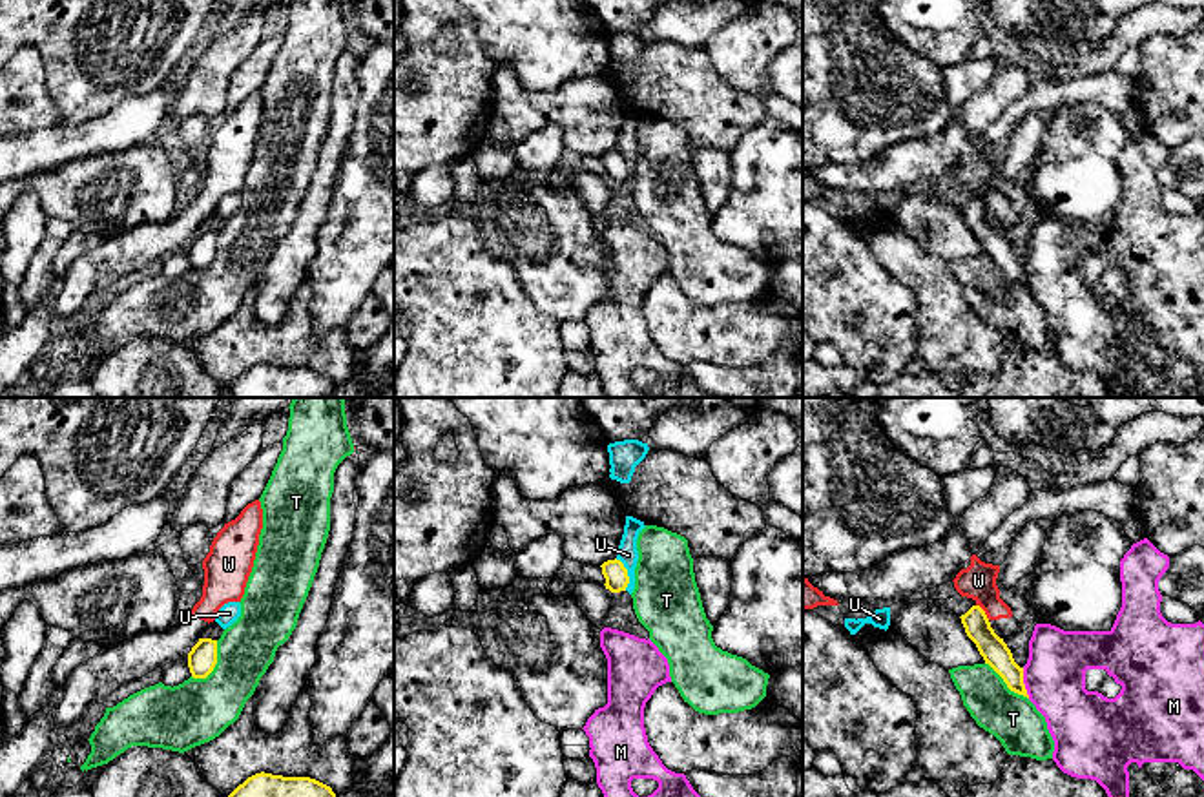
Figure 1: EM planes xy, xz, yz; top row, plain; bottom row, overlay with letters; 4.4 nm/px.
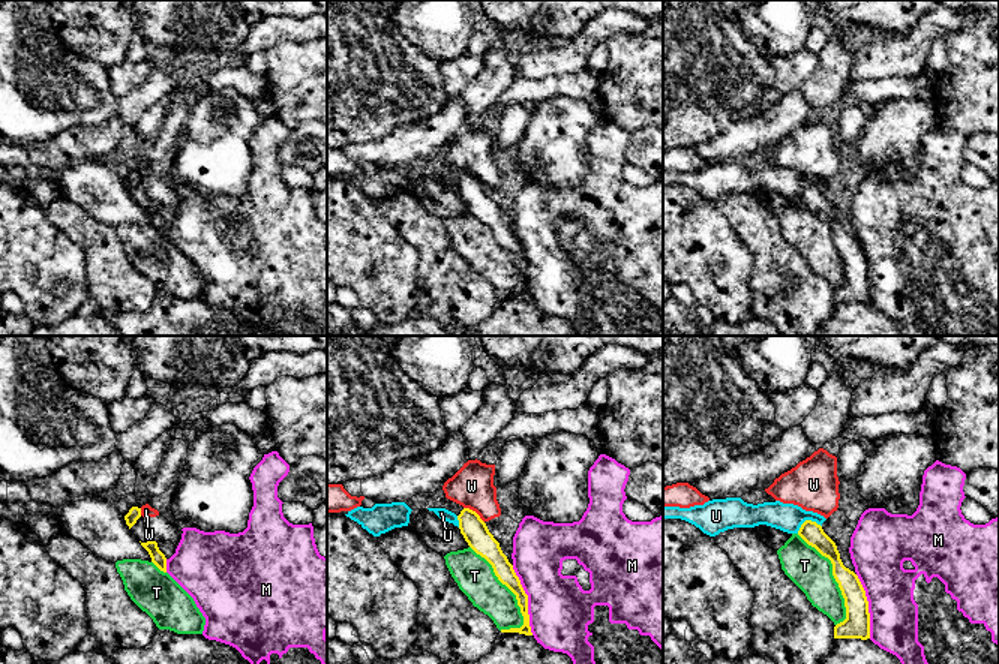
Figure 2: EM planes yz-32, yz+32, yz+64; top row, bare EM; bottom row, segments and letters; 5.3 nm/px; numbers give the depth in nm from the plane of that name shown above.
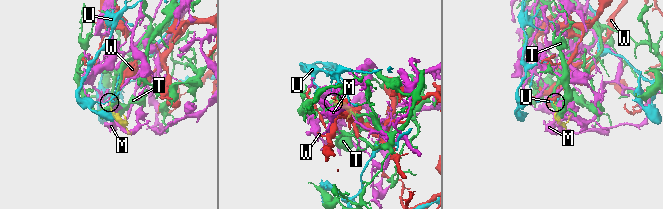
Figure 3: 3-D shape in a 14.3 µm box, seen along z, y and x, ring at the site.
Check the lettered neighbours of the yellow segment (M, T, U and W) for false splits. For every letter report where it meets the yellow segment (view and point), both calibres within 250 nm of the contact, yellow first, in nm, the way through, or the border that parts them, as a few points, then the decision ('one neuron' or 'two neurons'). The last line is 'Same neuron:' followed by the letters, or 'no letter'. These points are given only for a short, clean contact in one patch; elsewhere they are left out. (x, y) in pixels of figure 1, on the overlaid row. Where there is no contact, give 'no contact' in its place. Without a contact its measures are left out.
M: contact yz (1022, 683); calibres 120 and 280 nm; two neurons
T: contact xy (216, 662); calibres 130 and 280 nm; two neurons
U: contact xz (626, 573); calibres 100 and 90 nm; border xz (615, 558), (626, 569), (626, 589); two neurons
W: contact yz (984, 611); calibres 120 and 160 nm; border yz (976, 604), (989, 619); two neurons
Same neuron: no letter

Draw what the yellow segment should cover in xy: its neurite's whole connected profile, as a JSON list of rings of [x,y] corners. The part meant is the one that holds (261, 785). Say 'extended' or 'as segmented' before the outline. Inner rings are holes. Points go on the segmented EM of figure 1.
as segmented | [[[255,773],[228,797],[336,797],[330,786],[310,777]]]

